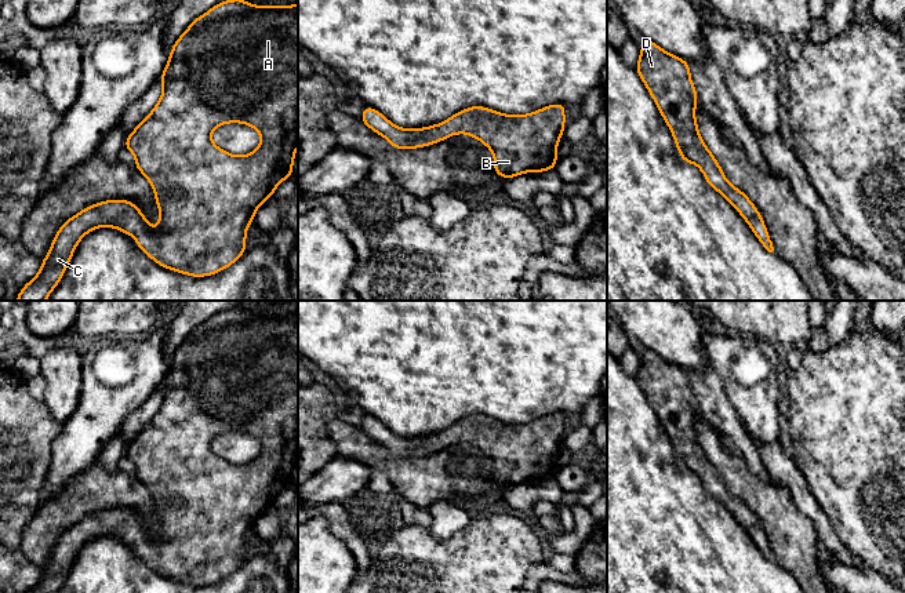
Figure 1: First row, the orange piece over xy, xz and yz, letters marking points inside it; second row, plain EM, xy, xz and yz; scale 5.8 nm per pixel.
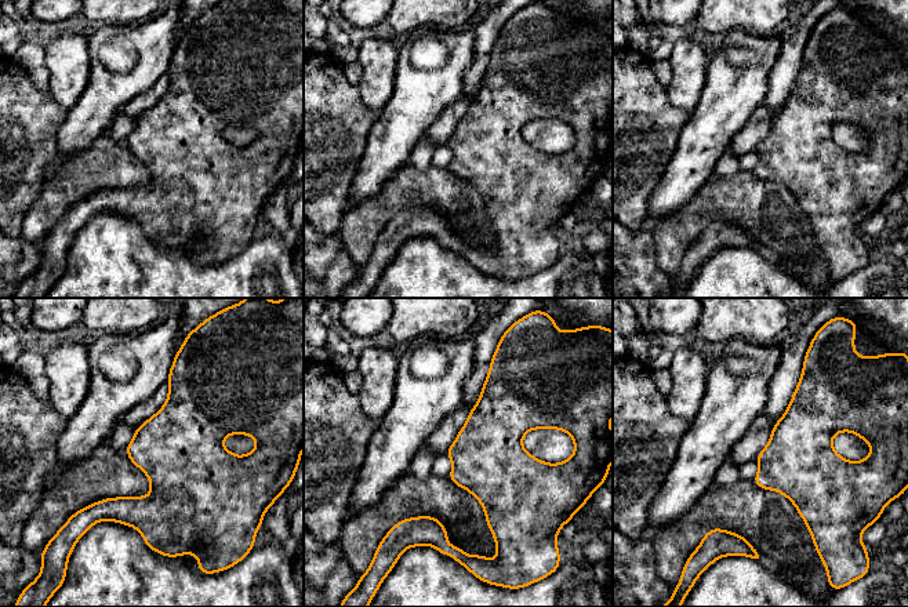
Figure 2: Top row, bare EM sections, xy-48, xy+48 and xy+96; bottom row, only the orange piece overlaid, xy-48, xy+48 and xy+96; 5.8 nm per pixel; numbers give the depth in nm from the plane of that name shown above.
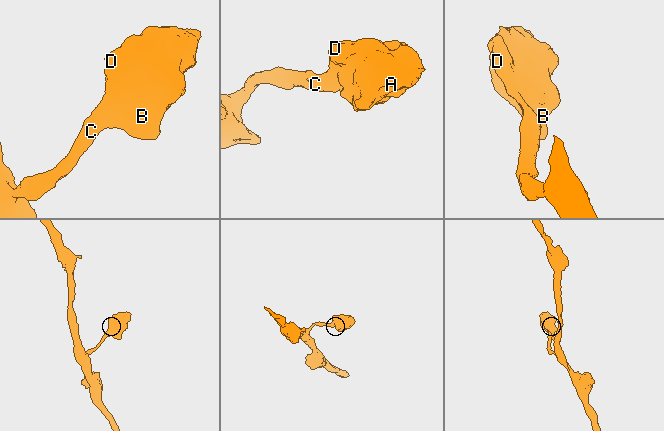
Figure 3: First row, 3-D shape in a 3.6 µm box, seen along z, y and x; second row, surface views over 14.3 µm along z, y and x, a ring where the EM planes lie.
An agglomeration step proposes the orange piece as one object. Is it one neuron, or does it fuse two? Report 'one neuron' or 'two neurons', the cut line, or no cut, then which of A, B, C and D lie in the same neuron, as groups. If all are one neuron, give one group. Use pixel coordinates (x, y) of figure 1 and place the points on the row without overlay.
one neuron | no cut | A B C D

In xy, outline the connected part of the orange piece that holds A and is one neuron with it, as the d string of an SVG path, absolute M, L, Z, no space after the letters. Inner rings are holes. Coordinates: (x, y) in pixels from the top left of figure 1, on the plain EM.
M236 306L233 309L226 309L214 314L206 323L196 327L174 352L168 371L160 385L160 389L163 392L163 403L159 411L156 412L153 419L135 436L135 439L130 444L127 444L124 452L124 456L135 465L137 479L145 484L145 487L153 496L156 513L160 519L157 538L152 538L150 532L143 525L141 519L130 509L105 509L86 516L83 520L69 527L58 538L51 552L48 564L41 568L40 581L26 593L58 593L62 589L63 582L66 581L66 576L79 550L95 536L117 536L124 543L131 542L137 550L137 554L156 572L168 579L175 579L192 586L206 586L214 582L219 582L235 572L246 561L246 541L250 536L250 532L254 530L255 520L263 510L273 505L276 496L281 490L291 487L294 483L292 472L298 455L298 312L284 316L258 316ZM228 432L241 432L255 437L261 443L259 455L248 463L235 465L214 454L211 450L212 439Z

